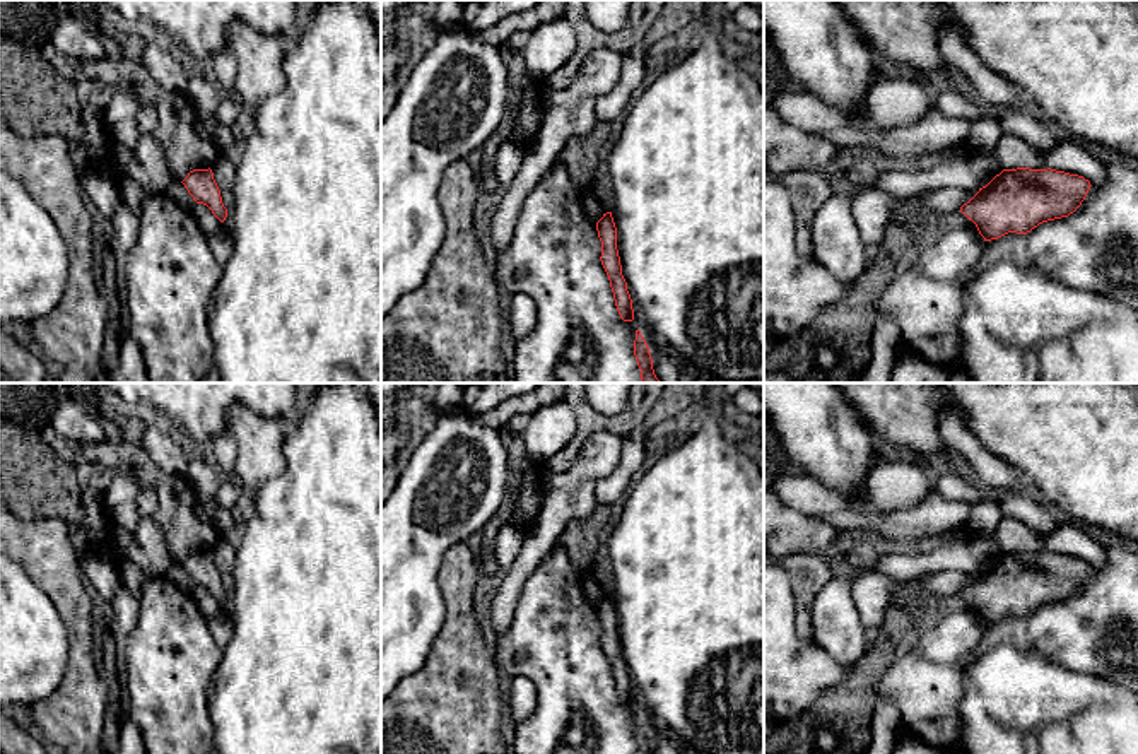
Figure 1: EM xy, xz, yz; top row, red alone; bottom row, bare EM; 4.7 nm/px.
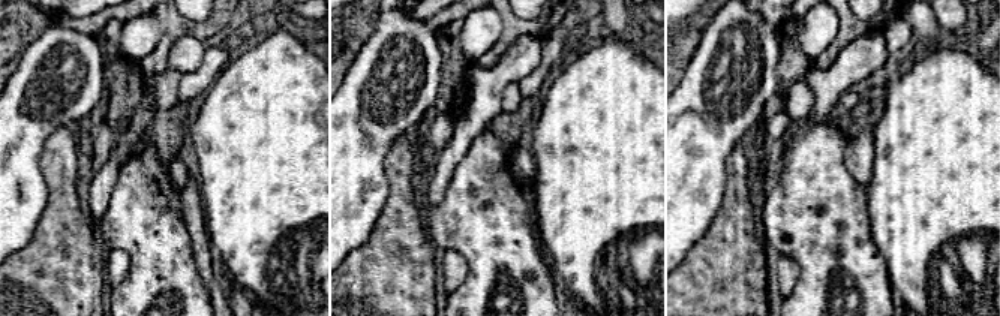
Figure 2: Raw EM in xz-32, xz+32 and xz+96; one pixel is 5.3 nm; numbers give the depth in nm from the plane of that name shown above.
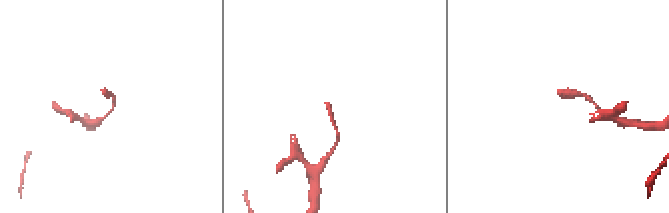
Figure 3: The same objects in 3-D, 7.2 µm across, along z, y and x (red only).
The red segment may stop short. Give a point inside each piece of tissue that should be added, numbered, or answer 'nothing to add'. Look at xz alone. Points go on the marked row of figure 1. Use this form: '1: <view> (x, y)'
nothing to add

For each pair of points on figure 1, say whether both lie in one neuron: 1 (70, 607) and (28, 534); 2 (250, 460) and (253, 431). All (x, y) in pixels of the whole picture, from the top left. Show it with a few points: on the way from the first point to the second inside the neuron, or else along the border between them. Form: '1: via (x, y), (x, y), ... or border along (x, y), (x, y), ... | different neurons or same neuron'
1: via (67, 589), (45, 553) | same neuron
2: via (253, 453), (253, 438) | same neuron

